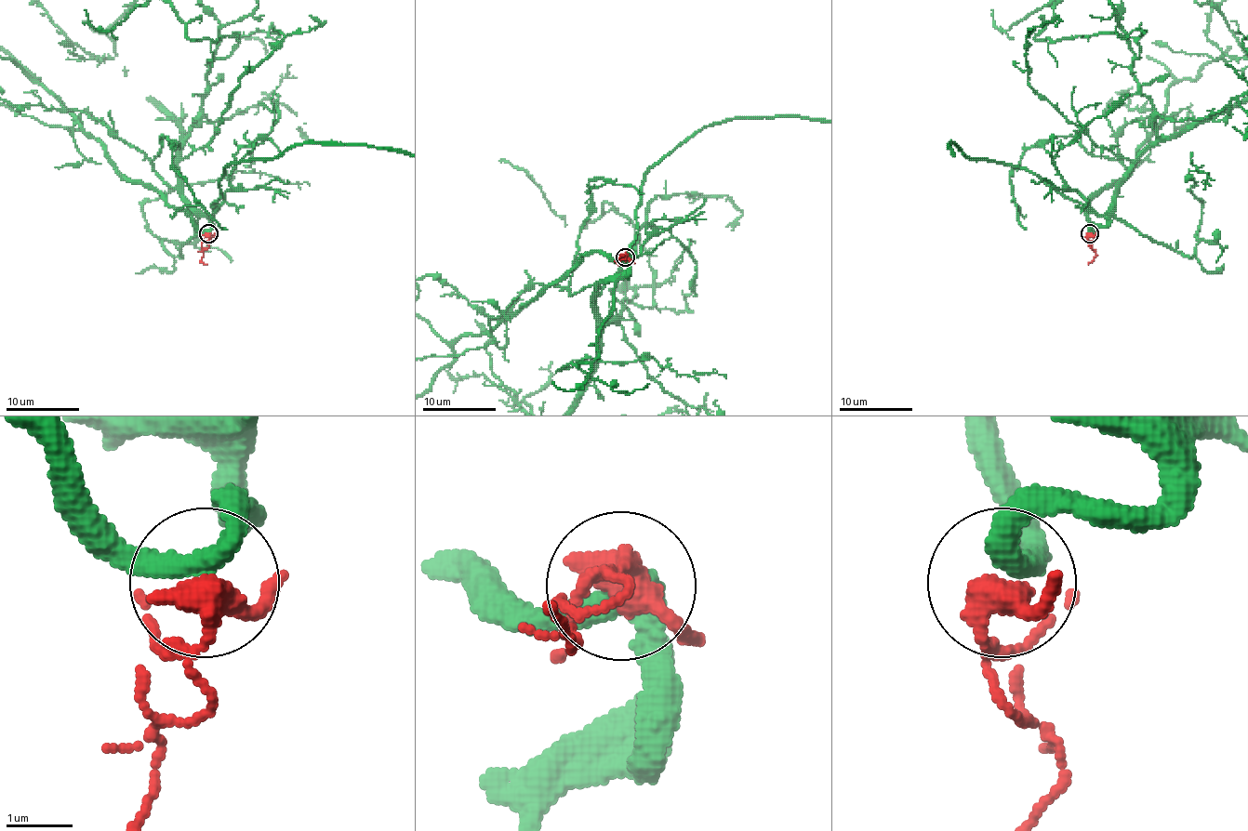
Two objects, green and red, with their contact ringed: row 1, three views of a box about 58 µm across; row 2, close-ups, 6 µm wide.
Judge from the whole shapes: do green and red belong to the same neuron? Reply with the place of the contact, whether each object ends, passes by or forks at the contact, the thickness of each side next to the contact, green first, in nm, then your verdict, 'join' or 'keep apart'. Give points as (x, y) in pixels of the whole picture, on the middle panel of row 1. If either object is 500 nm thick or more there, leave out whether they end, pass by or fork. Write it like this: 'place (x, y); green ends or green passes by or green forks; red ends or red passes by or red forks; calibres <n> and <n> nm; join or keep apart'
place (625, 257); green passes by; red passes by; calibres 360 and 420 nm; keep apart

